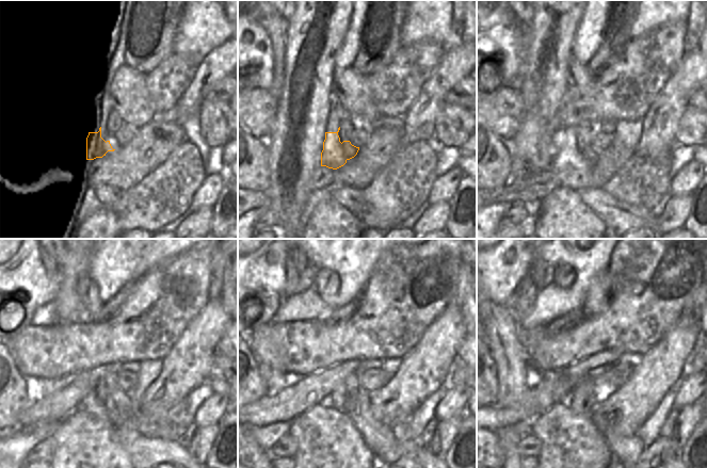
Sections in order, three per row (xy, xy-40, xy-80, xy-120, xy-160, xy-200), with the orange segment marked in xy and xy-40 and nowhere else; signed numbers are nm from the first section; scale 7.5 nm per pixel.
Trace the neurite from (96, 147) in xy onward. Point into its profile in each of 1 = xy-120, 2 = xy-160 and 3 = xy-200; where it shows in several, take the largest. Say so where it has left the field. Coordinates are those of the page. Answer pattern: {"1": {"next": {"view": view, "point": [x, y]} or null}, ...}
{"1": {"next": {"view": "xy-120", "point": [119, 410]}}, "2": {"next": {"view": "xy-160", "point": [378, 436]}}, "3": {"next": {"view": "xy-200", "point": [627, 449]}}}

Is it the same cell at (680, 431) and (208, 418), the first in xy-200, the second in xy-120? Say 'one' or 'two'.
two

